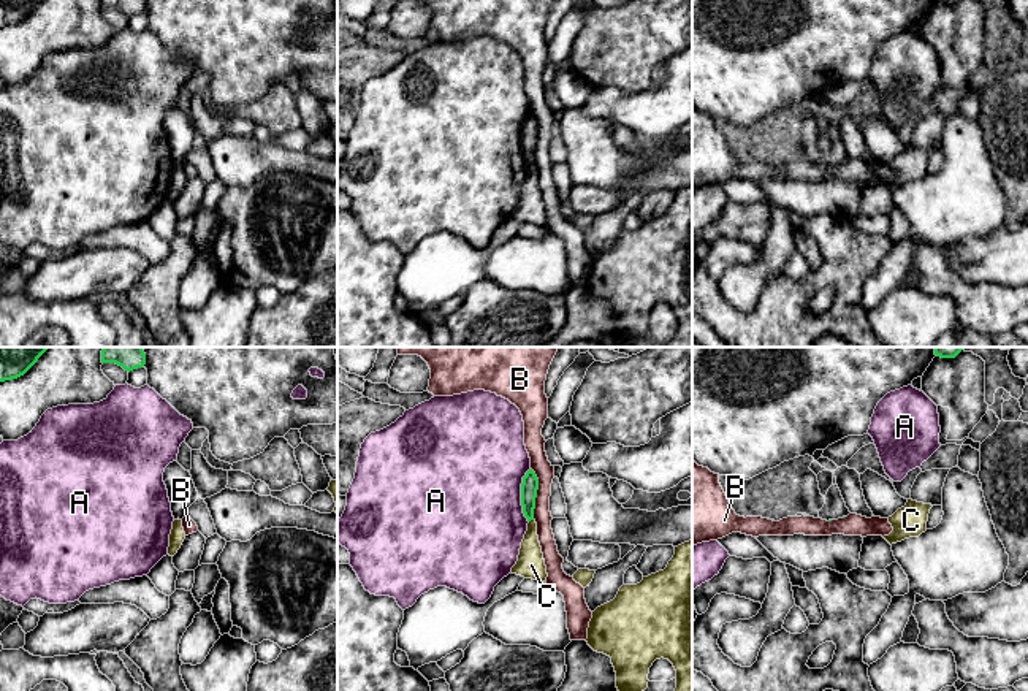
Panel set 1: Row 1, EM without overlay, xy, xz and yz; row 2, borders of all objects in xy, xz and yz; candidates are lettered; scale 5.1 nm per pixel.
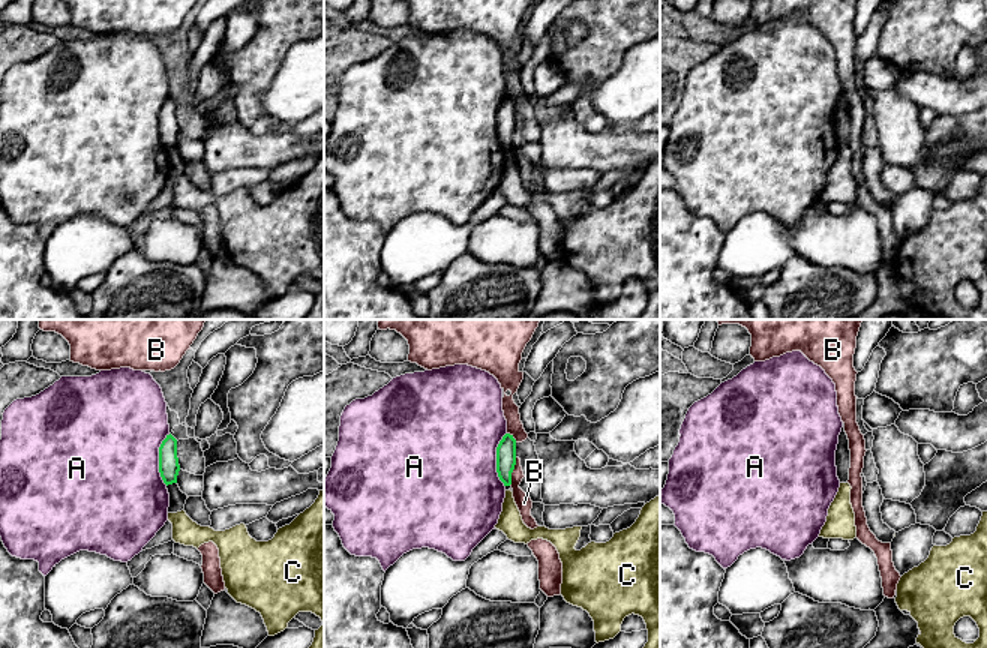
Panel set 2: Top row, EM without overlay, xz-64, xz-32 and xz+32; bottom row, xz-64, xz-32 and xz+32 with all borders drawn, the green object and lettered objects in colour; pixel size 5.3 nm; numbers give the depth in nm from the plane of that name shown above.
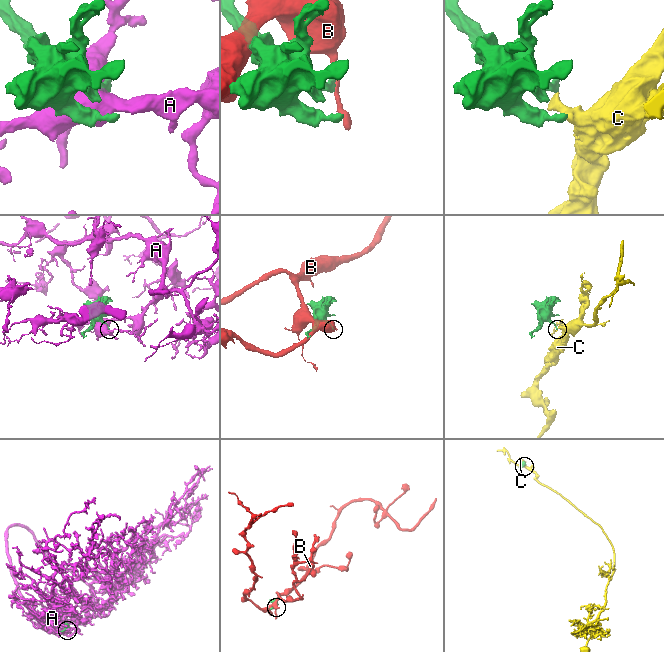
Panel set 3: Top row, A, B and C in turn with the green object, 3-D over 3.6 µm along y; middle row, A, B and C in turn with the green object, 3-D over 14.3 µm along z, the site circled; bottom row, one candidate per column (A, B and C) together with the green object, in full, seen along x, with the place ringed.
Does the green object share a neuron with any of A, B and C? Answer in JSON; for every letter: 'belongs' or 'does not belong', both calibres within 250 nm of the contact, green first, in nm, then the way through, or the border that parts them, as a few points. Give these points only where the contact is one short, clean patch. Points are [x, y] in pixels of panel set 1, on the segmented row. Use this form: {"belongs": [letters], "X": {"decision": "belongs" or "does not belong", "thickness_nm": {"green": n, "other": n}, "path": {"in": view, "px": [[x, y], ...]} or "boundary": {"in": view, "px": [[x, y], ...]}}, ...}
{"belongs": [], "A": {"decision": "does not belong", "thickness_nm": {"green": 90, "other": 500}}, "B": {"decision": "does not belong", "thickness_nm": {"green": 90, "other": 100}}, "C": {"decision": "does not belong", "thickness_nm": {"green": 90, "other": 140}, "boundary": {"in": "xz", "px": [[533, 519], [529, 522]]}}}

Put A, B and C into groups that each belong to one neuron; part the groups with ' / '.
A / B / C

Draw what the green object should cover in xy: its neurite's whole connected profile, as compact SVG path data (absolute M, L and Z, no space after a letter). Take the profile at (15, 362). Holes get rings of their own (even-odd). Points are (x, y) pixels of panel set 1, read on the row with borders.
M0 347L0 382L24 376L49 347Z

